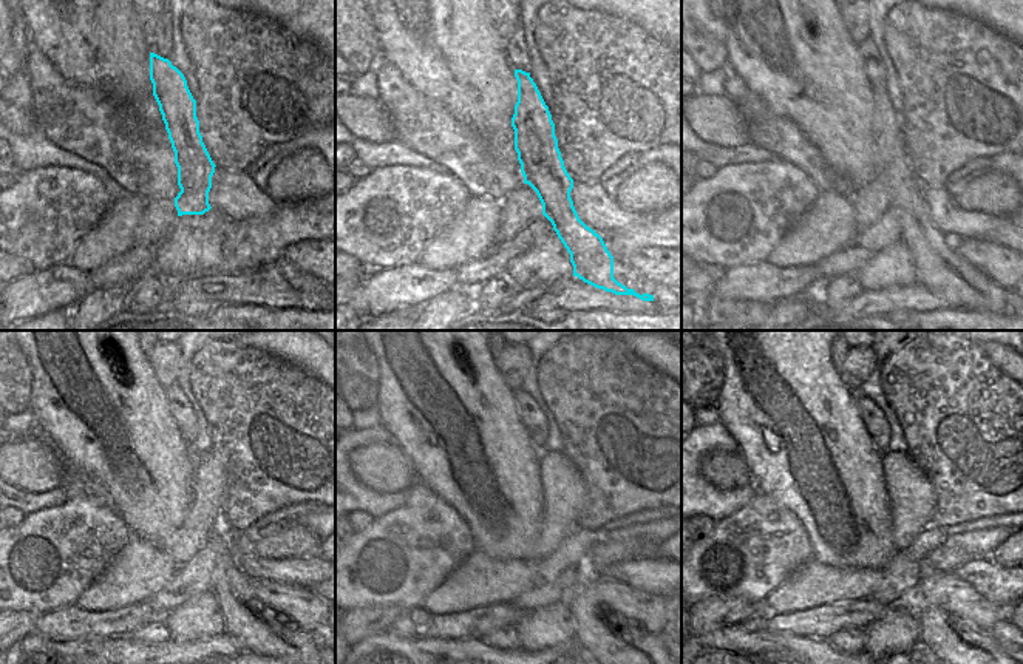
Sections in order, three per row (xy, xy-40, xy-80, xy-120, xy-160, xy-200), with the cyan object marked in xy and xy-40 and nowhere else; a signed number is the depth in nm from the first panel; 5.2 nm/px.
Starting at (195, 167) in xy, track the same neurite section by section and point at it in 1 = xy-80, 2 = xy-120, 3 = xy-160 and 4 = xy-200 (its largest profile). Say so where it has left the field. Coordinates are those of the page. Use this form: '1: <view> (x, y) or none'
1: xy-80 (937, 264)
2: xy-120 (244, 616)
3: xy-160 (595, 635)
4: xy-200 (941, 635)

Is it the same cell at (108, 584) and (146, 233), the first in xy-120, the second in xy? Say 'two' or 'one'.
two

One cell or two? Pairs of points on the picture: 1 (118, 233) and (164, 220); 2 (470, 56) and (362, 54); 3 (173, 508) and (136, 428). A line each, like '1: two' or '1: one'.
1: two
2: two
3: one

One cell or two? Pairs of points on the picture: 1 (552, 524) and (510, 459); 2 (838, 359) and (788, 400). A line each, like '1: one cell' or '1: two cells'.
1: two cells
2: two cells

